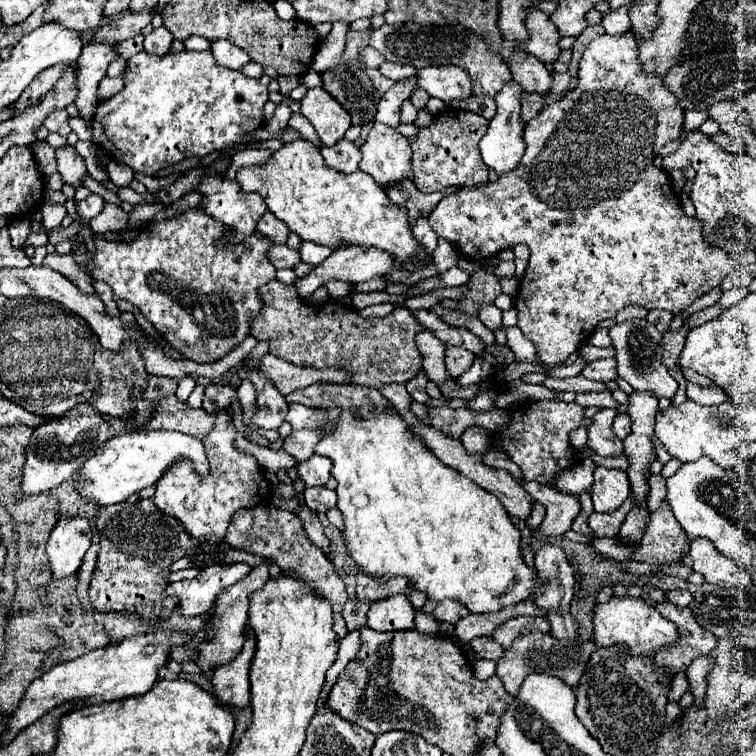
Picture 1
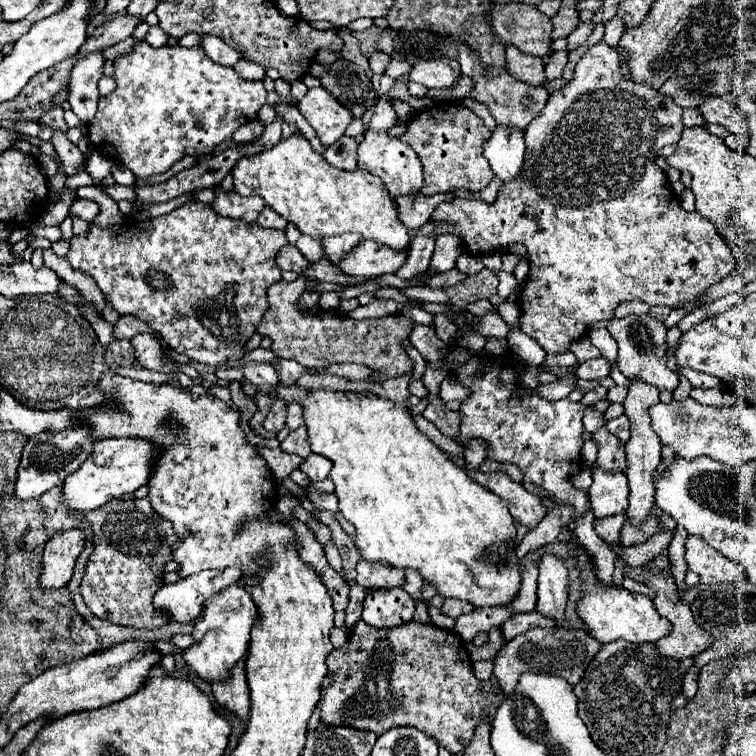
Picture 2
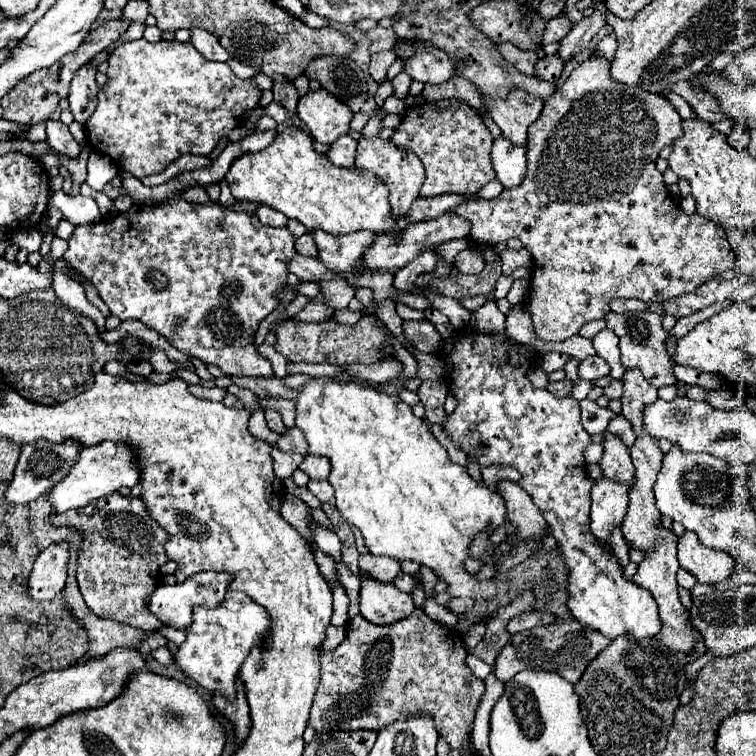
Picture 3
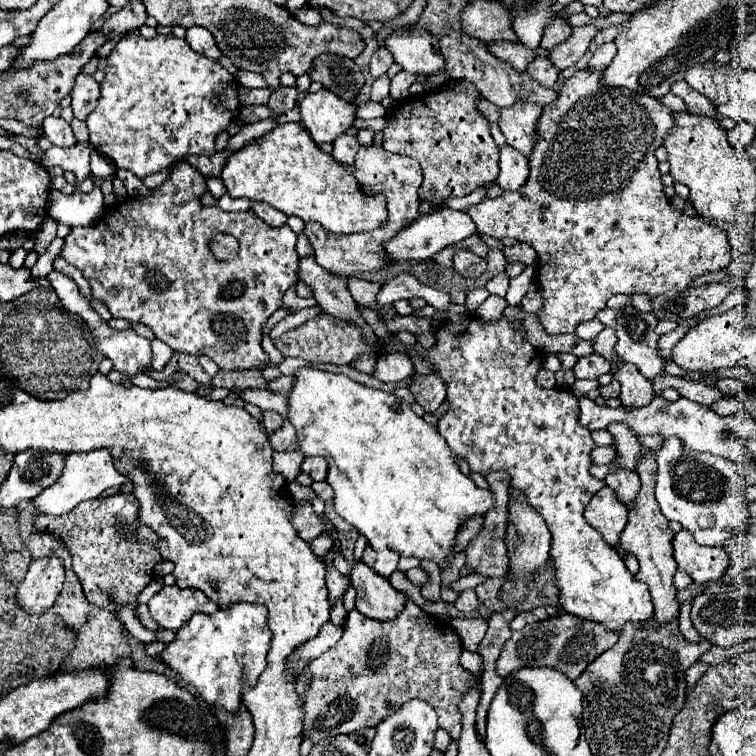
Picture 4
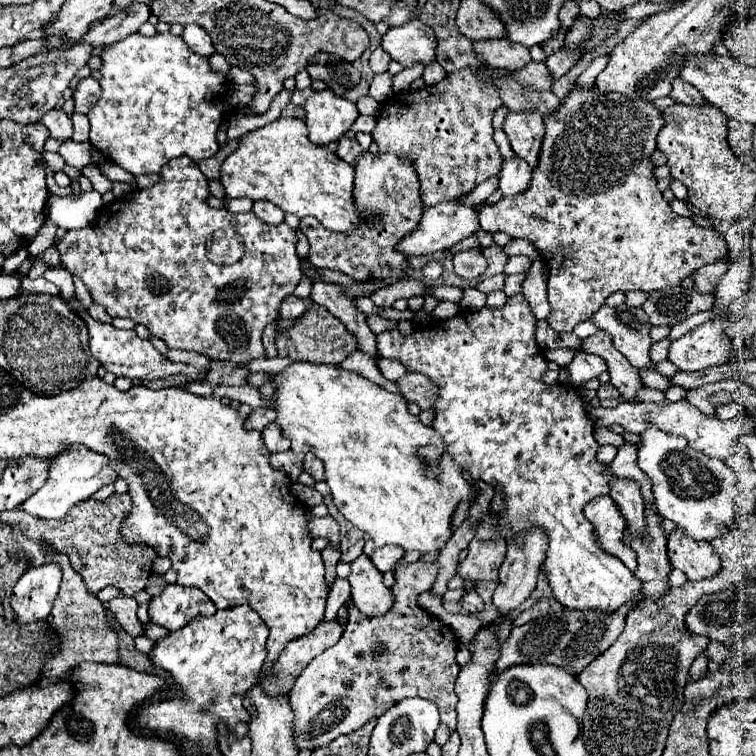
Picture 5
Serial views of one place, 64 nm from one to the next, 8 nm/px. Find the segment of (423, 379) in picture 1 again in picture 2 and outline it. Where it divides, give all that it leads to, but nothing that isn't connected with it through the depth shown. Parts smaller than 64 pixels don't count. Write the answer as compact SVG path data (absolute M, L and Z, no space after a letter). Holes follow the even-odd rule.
M409 341L404 343L404 348L410 358L414 360L414 369L410 383L416 380L421 380L426 370L426 363L424 359L418 350L416 350L416 348L414 348L411 343L409 343Z

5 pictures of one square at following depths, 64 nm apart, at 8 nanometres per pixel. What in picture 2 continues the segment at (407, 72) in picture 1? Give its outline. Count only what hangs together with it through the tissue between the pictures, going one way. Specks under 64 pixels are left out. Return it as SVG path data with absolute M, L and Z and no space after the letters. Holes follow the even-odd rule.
M392 60L392 62L386 66L386 74L392 76L394 80L398 80L398 78L404 76L404 74L410 74L410 70L412 70L412 64L408 64L408 62L398 62L398 60Z

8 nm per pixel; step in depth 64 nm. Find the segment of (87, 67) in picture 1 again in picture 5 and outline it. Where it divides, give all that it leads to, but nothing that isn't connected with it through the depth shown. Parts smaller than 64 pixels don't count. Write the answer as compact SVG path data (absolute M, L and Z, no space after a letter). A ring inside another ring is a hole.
M92 76L80 80L74 90L74 112L88 114L92 106L98 102L98 98L100 98L100 84Z

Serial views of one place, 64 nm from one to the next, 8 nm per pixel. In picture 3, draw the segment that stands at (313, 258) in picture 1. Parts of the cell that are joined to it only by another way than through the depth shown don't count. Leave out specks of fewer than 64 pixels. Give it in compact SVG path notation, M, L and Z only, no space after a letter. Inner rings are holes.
M304 234L300 238L296 238L296 252L304 254L304 256L318 256L318 248L316 242L310 238L310 234Z

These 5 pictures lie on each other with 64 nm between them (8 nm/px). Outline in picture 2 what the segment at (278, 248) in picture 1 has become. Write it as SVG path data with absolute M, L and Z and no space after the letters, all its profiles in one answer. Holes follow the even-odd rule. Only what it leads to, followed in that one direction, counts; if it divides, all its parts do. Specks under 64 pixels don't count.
M284 246L284 250L280 250L280 254L276 254L276 264L280 266L280 270L292 270L292 272L300 274L310 262L300 254L300 250L296 246Z

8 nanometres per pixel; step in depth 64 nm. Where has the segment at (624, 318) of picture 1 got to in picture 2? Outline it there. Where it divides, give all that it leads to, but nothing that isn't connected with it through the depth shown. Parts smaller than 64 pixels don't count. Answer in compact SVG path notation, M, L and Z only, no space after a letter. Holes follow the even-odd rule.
M622 302L616 308L616 318L626 318L628 314L648 314L650 306L642 304L642 302Z

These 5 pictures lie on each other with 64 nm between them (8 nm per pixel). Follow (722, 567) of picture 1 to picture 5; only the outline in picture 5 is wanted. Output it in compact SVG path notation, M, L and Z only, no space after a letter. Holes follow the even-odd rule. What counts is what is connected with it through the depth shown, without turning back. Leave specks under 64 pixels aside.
M678 528L668 534L668 558L676 570L682 570L688 580L706 580L712 578L722 560L714 552L710 542L696 542Z

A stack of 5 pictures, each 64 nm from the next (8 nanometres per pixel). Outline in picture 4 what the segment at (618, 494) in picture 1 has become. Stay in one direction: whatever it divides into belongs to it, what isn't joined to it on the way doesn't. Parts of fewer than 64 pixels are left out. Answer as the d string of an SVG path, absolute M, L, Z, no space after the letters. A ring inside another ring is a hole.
M604 486L592 496L584 516L610 546L616 546L628 522L628 508L616 498L616 494L612 494L612 488Z

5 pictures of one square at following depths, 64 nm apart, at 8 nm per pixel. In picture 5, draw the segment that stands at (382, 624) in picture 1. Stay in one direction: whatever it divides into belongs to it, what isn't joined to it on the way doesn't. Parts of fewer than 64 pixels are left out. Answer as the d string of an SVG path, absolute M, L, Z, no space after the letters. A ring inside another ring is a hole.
M364 554L352 562L352 574L348 580L352 586L352 602L362 614L384 616L392 608L394 596L390 588L384 586L382 574Z

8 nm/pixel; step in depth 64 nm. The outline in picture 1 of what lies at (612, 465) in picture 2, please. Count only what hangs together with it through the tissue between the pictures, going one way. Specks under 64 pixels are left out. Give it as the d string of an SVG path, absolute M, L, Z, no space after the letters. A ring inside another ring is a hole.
M602 408L598 410L588 426L588 446L602 456L620 456L622 454L622 440L612 432L612 422L616 418L614 408Z

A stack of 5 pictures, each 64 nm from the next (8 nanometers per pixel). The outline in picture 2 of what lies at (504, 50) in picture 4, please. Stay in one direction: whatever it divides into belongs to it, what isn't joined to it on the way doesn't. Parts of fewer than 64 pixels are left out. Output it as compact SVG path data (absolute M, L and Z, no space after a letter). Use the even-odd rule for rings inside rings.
M506 46L506 62L512 68L512 76L528 86L542 86L546 84L544 78L544 62L538 56L530 56L520 52L516 46Z

